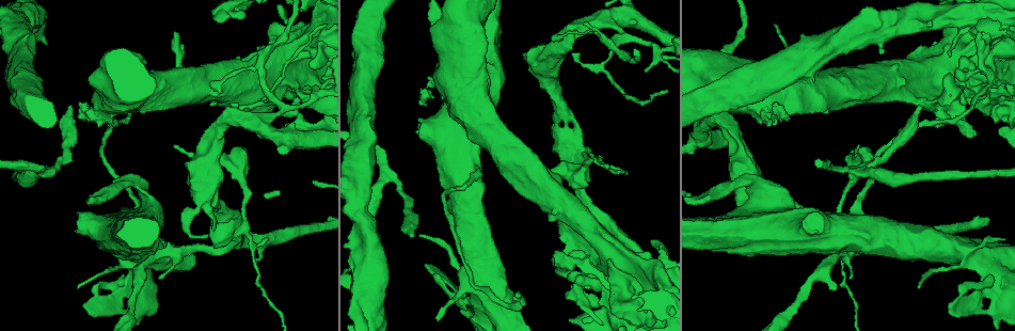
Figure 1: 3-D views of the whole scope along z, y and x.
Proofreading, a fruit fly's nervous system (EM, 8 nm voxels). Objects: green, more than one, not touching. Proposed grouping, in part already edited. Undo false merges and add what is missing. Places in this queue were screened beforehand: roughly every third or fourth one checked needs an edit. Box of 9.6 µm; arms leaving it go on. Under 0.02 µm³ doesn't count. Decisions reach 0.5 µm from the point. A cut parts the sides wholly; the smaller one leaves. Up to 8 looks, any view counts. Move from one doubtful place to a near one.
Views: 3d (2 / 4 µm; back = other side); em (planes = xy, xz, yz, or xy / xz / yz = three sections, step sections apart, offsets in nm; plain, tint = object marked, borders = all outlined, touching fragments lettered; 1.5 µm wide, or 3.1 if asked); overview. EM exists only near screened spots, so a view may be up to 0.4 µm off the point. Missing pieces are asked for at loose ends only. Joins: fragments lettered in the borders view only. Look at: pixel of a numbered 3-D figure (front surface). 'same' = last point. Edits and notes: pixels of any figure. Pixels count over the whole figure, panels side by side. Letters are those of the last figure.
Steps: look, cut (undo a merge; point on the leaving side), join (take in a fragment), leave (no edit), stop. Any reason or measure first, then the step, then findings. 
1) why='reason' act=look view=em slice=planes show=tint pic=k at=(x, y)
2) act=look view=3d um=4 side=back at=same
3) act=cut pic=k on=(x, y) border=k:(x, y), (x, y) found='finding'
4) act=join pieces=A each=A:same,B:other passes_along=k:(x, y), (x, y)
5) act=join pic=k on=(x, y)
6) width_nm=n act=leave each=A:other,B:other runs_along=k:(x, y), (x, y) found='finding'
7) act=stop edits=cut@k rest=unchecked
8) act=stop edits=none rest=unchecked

why='tapers out' act=look view=em slice=xz step=4 show=borders pic=1 at=(644, 70)

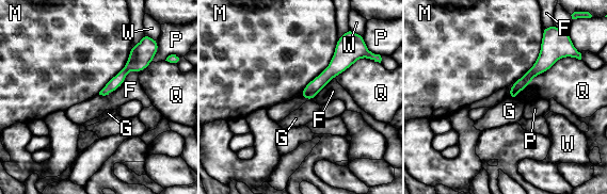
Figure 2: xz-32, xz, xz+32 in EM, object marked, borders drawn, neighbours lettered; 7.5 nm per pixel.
width_nm=90 act=leave each=F:other,G:other,M:other,P:other,Q:other,W:other runs_along=2:(341, 45), (341, 60), (304, 94) found='no lettered fragment goes on from it'

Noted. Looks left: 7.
why='free end' act=look view=3d um=4 pic=1 at=(916, 261)

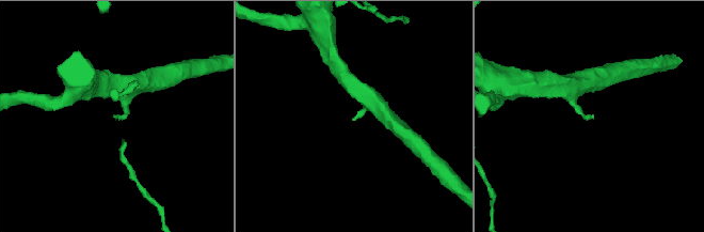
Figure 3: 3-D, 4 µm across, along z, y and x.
act=look view=em slice=planes show=plain pic=3 at=(113, 117)

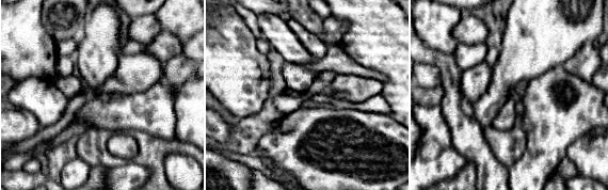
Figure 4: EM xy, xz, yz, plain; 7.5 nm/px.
act=look view=em slice=planes show=borders at=same

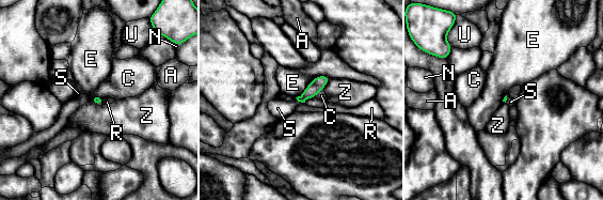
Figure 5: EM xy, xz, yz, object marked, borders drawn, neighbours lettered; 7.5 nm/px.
act=leave each=A:other,C:other,E:other,N:other,R:other,S:other,U:other,Z:other border=5:(296, 97), (301, 102) found='none of them fits'

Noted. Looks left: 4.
why='thin end' act=look view=em slice=planes show=plain pic=1 at=(950, 57)

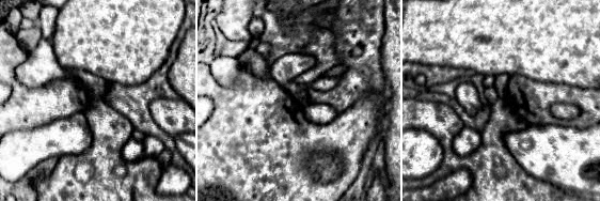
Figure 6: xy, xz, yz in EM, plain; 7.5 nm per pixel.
why='see the neighbours' act=look view=em slice=planes show=borders at=same

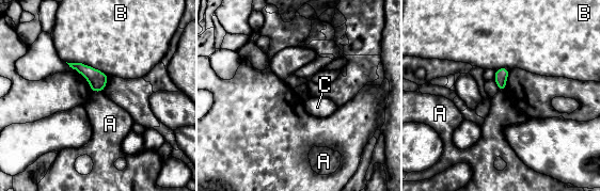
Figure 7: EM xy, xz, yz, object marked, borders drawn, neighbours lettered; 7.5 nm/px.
act=leave each=A:other,B:other,C:other border=7:(92, 91), (103, 92) found='no lettered fragment goes on from it'

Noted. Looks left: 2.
act=stop edits=none rest=unchecked

